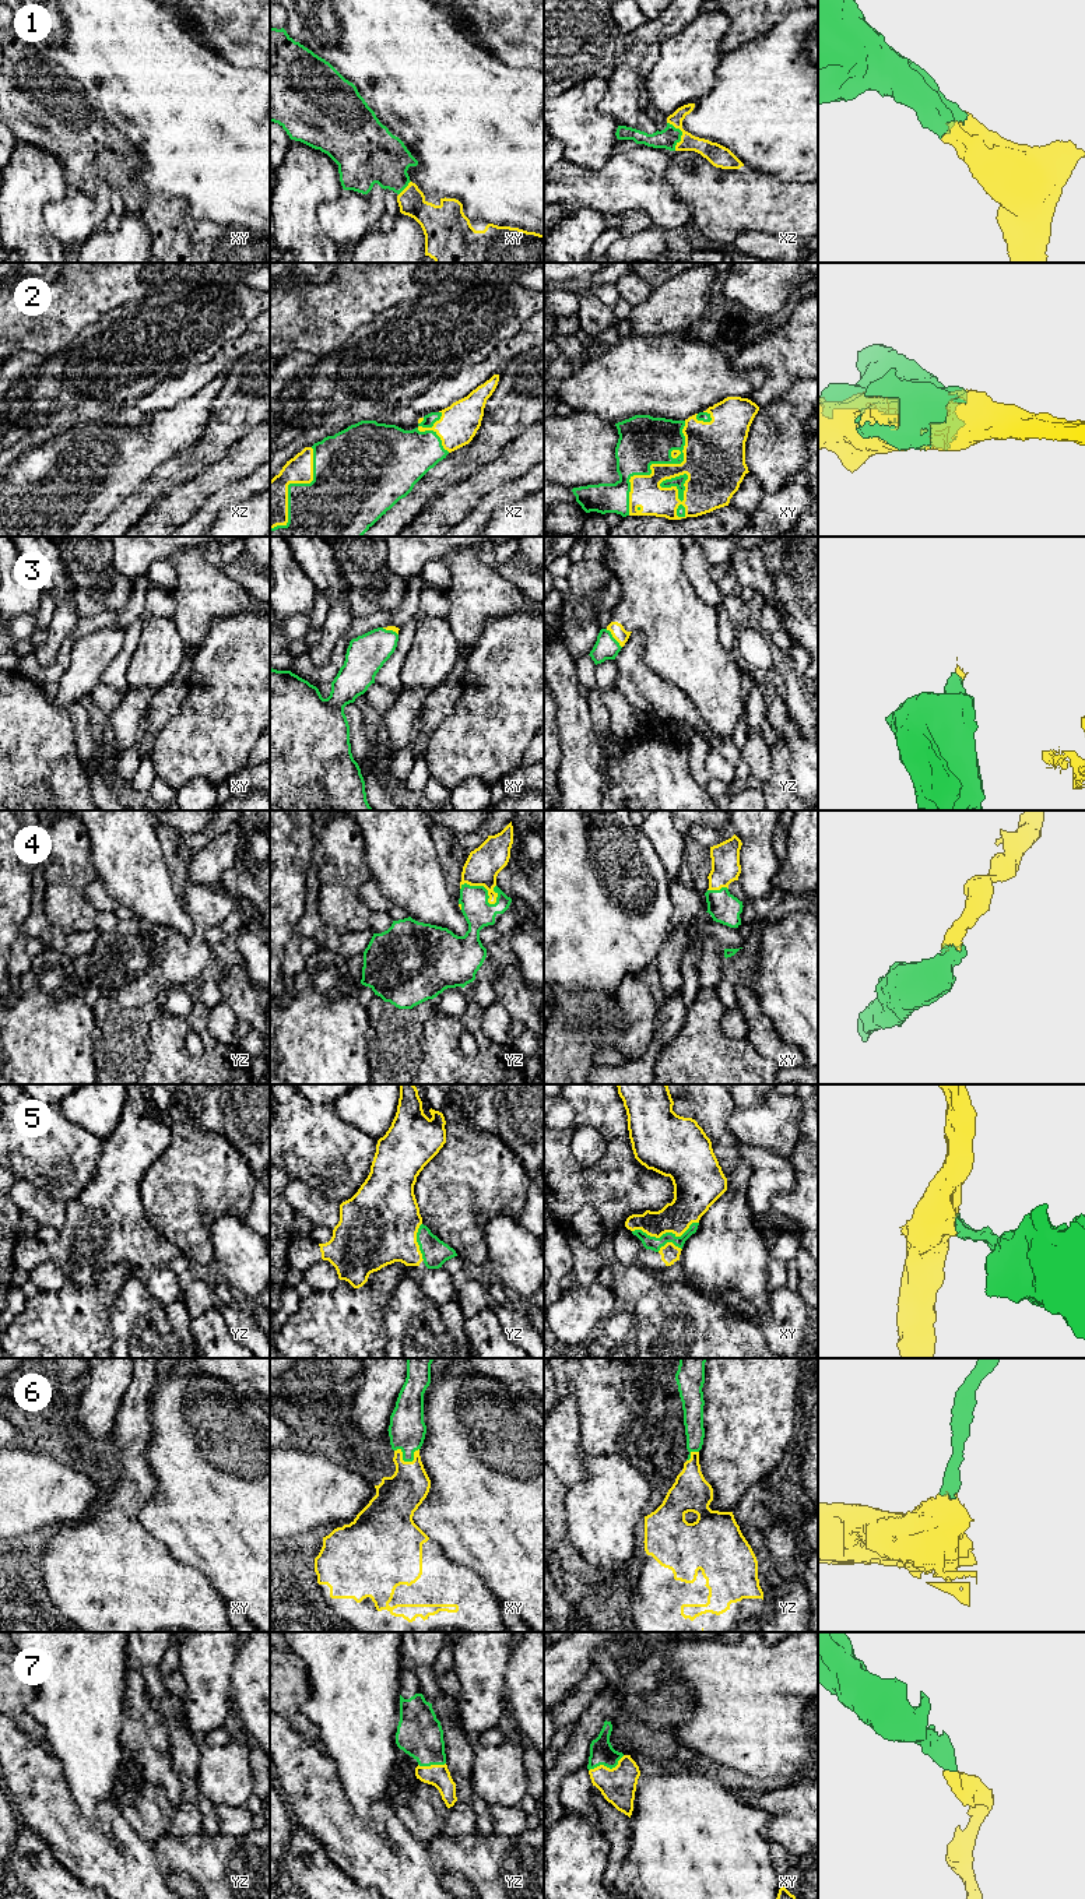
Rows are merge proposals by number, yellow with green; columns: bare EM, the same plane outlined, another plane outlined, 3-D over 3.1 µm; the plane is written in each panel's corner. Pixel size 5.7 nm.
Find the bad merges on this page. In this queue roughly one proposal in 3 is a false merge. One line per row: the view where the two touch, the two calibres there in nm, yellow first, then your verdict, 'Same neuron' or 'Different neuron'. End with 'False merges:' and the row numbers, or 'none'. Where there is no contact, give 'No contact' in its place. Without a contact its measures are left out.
1: Touches yellow in xz. Thickness 120 nm (yellow) against 120 nm. Same neuron
2: Touches yellow in xy. Thickness 180 nm (yellow) against 280 nm. Same neuron
3: Touches yellow in yz. Thickness 80 nm (yellow) against 140 nm. Same neuron
4: Touches yellow in yz. Thickness 200 nm (yellow) against 170 nm. Same neuron
5: Touches yellow in xy. Thickness 220 nm (yellow) against 80 nm. Same neuron
6: Touches yellow in xy. Thickness 260 nm (yellow) against 220 nm. Same neuron
7: Touches yellow in xy. Thickness 200 nm (yellow) against 140 nm. Same neuron
False merges: none

